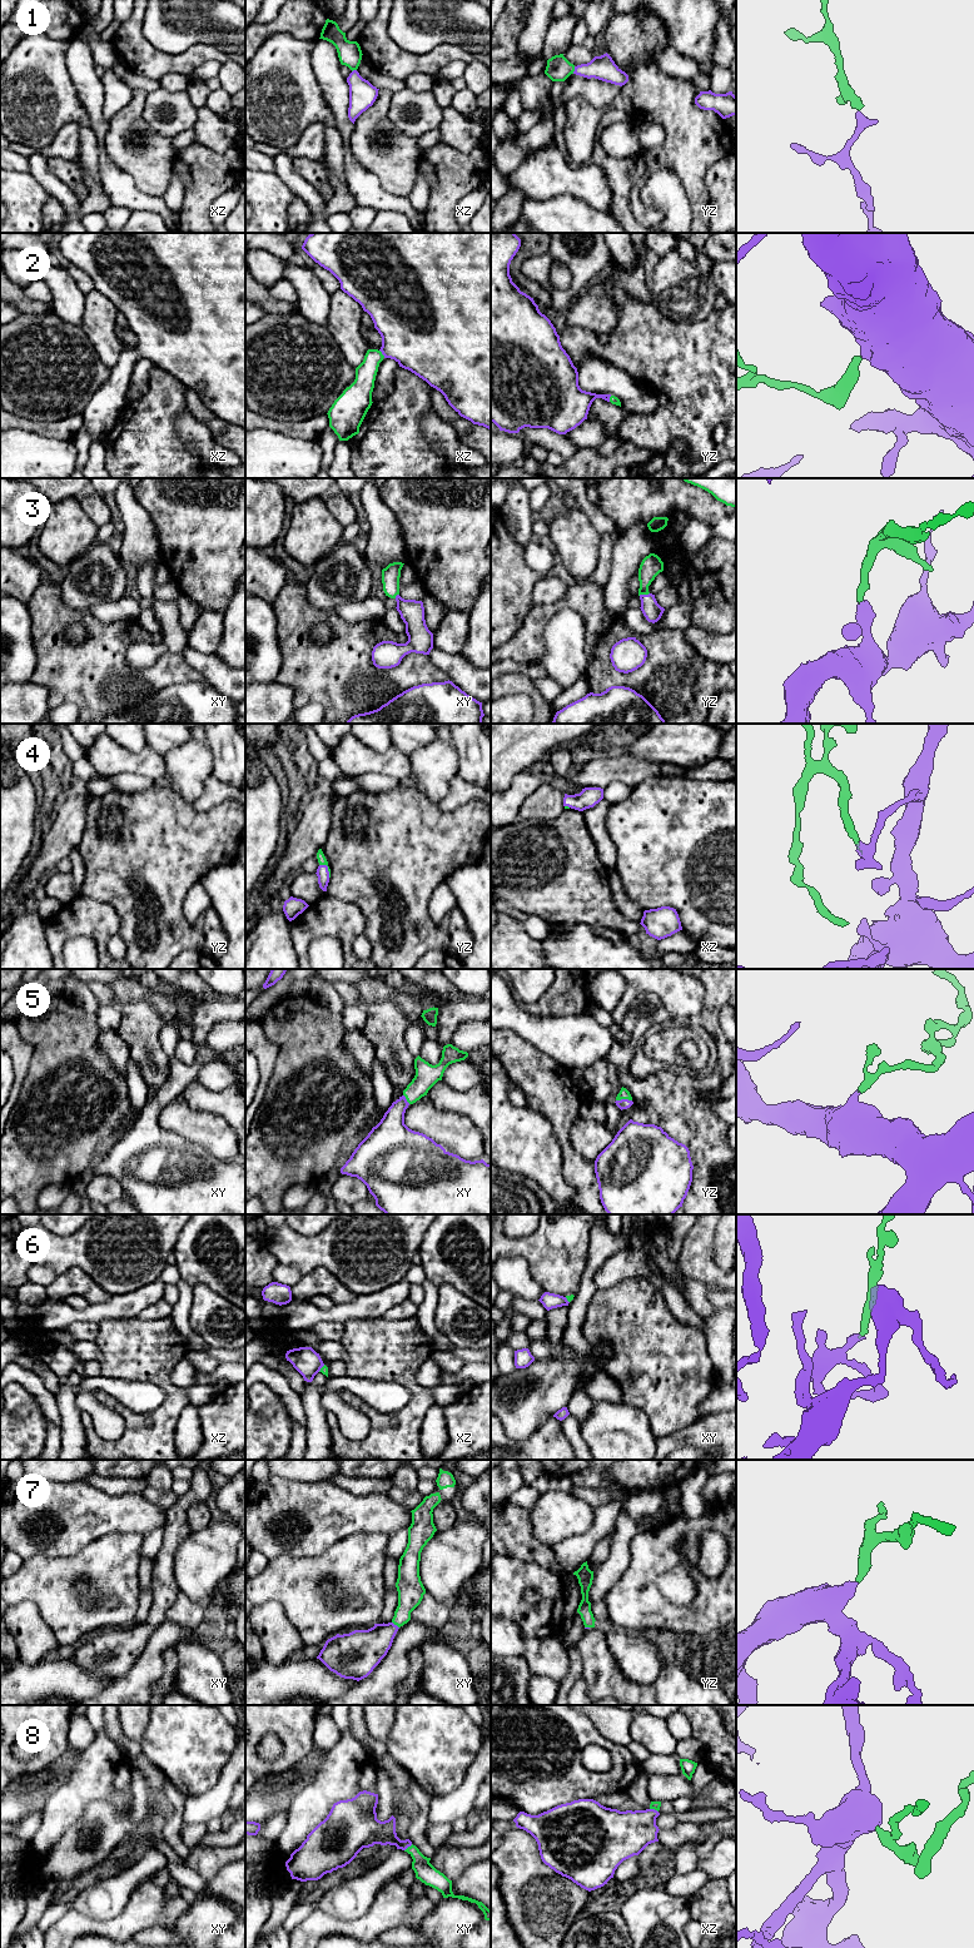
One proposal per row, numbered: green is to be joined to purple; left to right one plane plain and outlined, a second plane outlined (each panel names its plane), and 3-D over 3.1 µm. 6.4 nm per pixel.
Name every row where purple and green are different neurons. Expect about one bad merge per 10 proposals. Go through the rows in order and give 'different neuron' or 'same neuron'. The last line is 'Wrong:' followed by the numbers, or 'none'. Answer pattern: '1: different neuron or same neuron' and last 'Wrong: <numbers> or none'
1: same neuron
2: same neuron
3: same neuron
4: same neuron
5: same neuron
6: same neuron
7: same neuron
8: same neuron
Wrong: none

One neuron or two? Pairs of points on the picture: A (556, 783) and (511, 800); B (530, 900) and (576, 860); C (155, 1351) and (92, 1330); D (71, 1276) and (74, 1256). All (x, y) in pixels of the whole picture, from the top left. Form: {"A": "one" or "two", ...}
{"A": "one", "B": "one", "C": "two", "D": "two"}

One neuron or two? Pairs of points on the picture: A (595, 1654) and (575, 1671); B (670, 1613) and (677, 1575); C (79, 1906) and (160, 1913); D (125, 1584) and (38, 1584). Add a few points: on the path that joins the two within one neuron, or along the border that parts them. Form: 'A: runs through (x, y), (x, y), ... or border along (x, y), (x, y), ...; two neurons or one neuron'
A: border along (576, 1648), (581, 1659), (582, 1676); two neurons
B: border along (661, 1574), (657, 1588), (667, 1599), (691, 1603); two neurons
C: border along (138, 1884), (118, 1914), (95, 1921); two neurons
D: runs through (104, 1570), (66, 1570), (59, 1574); one neuron

